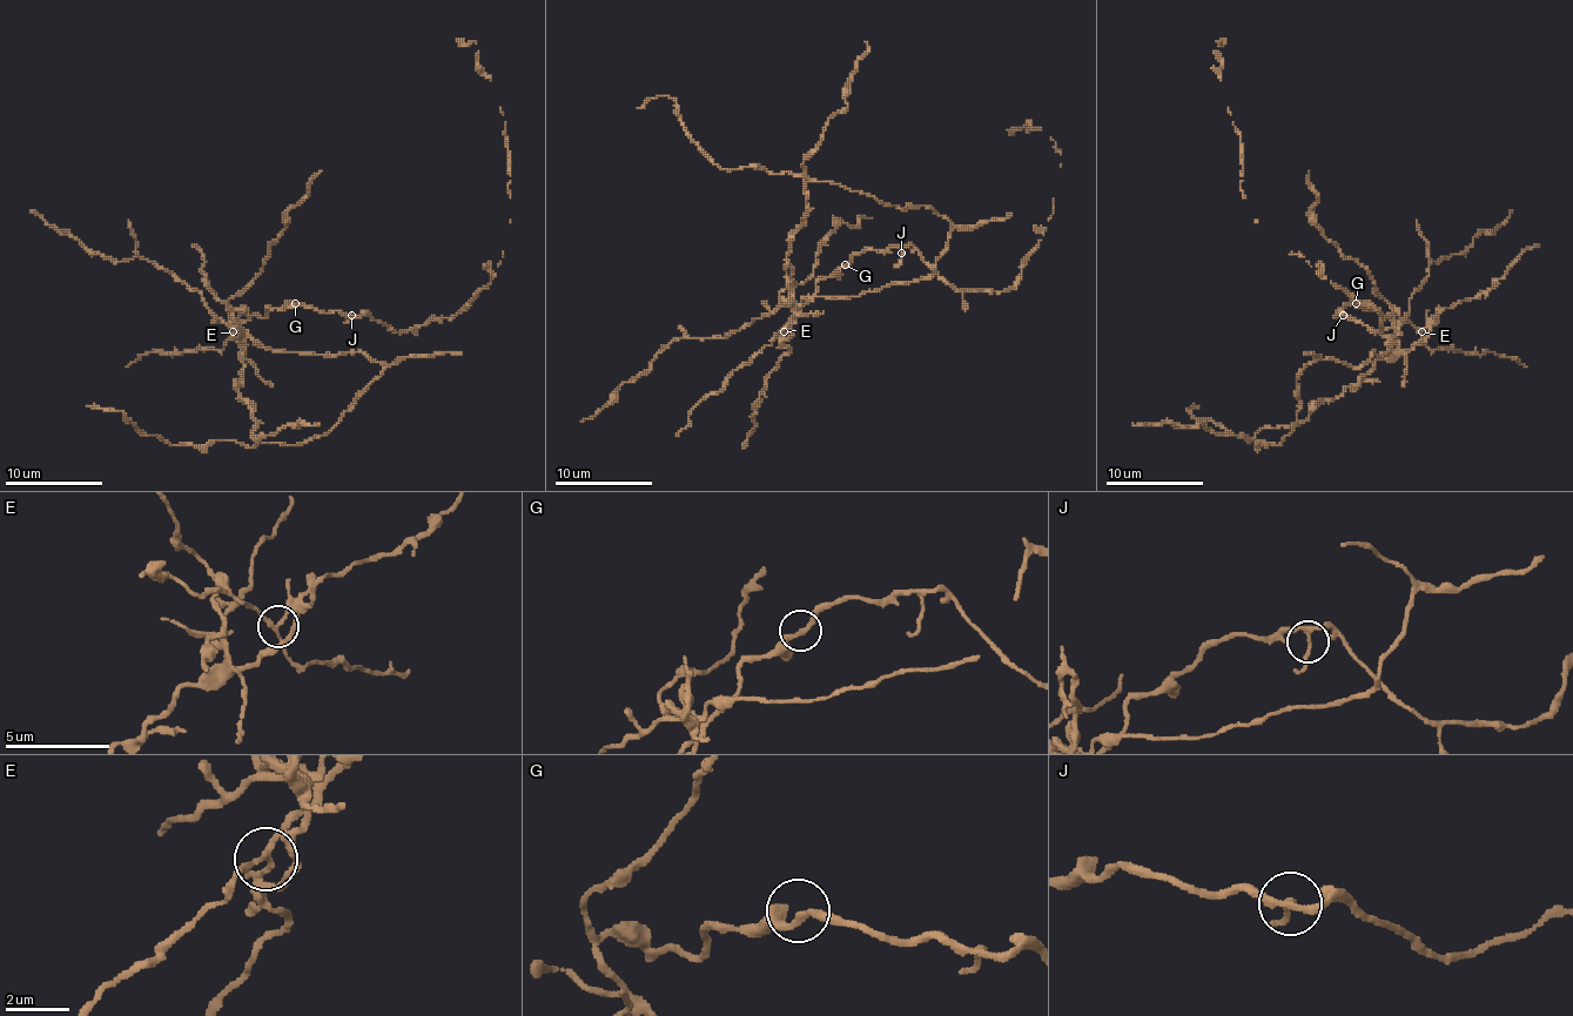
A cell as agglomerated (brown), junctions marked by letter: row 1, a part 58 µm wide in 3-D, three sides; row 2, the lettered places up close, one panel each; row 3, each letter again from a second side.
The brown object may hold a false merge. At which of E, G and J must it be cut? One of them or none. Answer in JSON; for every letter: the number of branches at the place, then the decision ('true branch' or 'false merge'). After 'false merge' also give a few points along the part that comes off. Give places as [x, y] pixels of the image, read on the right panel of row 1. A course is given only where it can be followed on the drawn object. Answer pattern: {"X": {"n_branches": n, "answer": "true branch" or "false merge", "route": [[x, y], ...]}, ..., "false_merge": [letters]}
{"E": {"n_branches": 3, "answer": "false merge", "route": [[1422, 332], [1348, 367], [1313, 360], [1279, 445], [1187, 411], [1198, 406]]}, "G": {"n_branches": 2, "answer": "true branch"}, "J": {"n_branches": 3, "answer": "true branch"}, "false_merge": ["E"]}

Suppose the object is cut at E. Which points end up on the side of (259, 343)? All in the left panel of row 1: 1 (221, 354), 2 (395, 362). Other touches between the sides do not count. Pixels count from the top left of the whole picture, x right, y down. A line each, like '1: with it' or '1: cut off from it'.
1: cut off from it
2: with it

